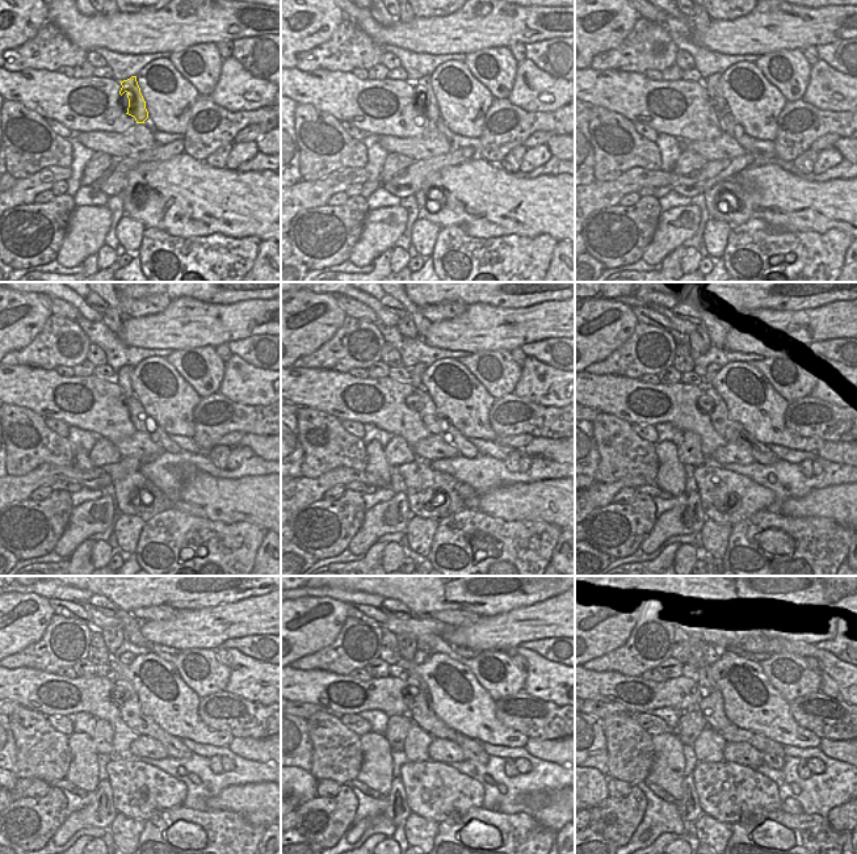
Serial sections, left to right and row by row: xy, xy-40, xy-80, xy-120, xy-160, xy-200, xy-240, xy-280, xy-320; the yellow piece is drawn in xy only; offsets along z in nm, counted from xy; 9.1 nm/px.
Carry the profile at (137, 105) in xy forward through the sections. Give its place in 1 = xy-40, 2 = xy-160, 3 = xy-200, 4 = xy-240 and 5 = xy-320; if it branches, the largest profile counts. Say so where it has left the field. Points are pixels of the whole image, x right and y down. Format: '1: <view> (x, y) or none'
1: xy-40 (423, 85)
2: xy-160 (415, 374)
3: xy-200 (710, 371)
4: xy-240 (127, 657)
5: xy-320 (714, 653)

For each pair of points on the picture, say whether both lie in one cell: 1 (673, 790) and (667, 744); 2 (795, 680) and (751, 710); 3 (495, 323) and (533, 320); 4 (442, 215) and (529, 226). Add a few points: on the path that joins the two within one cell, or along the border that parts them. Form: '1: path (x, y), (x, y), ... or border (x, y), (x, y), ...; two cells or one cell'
1: path (669, 778), (668, 756); one cell
2: border (760, 667), (771, 685), (789, 703); two cells
3: path (504, 328), (524, 325); one cell
4: path (463, 215), (471, 215), (477, 219), (508, 219); one cell

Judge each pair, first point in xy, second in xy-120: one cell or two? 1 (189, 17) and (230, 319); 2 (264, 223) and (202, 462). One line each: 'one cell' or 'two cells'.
1: one cell
2: two cells

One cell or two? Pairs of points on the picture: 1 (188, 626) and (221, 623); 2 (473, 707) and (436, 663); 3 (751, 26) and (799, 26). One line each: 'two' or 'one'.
1: one
2: one
3: one

